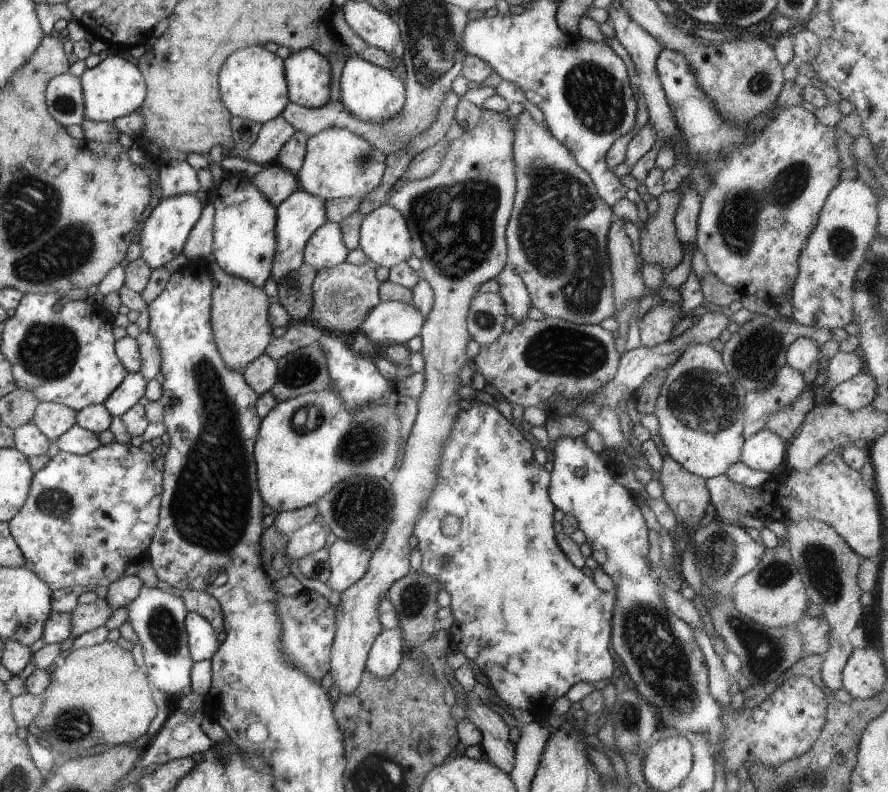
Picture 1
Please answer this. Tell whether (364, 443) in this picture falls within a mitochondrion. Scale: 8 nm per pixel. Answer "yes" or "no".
yes

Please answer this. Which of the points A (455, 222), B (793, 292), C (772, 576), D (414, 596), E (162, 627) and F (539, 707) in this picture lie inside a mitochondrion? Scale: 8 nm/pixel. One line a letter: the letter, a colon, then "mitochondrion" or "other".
A: mitochondrion
B: other
C: mitochondrion
D: mitochondrion
E: mitochondrion
F: other

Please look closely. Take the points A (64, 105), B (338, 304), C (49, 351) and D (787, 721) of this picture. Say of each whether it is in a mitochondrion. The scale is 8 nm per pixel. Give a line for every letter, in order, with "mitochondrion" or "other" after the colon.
A: mitochondrion
B: other
C: mitochondrion
D: other

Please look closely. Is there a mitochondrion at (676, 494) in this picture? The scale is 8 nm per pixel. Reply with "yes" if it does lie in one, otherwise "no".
no

